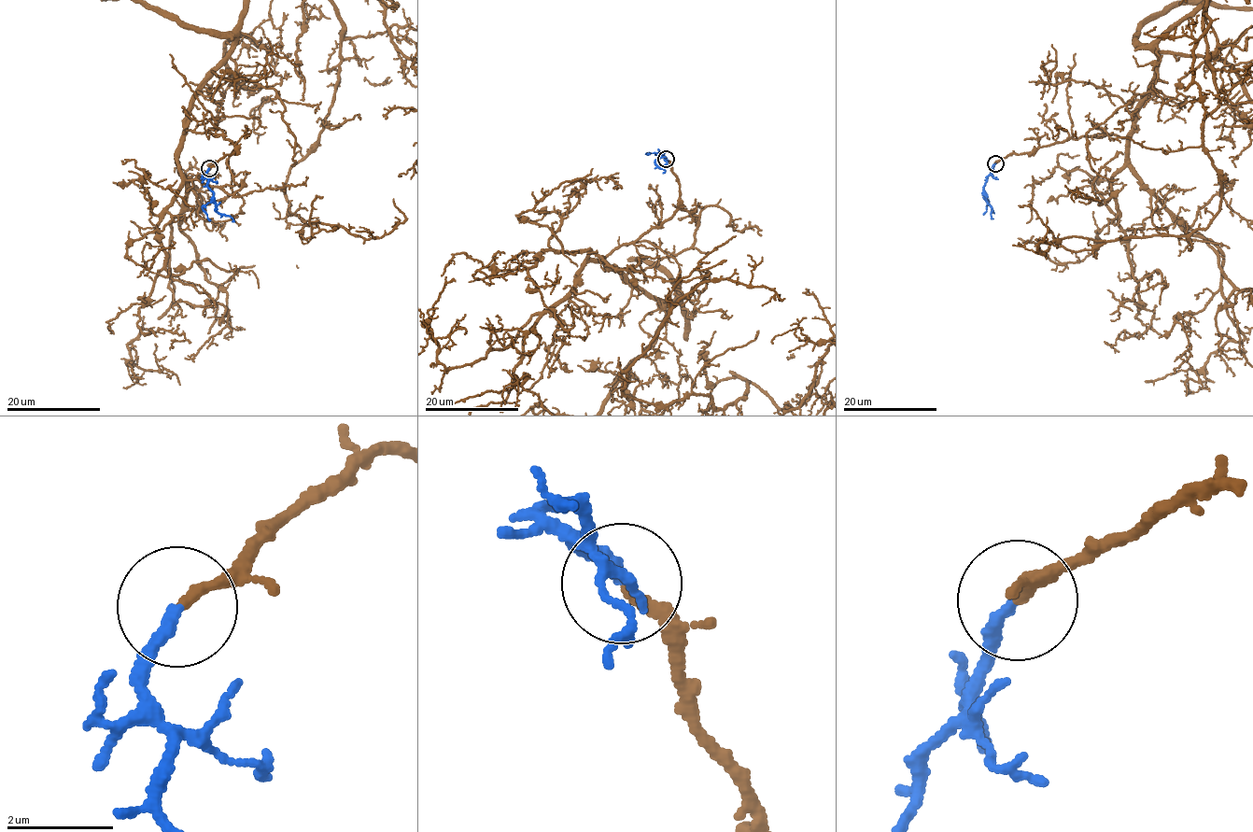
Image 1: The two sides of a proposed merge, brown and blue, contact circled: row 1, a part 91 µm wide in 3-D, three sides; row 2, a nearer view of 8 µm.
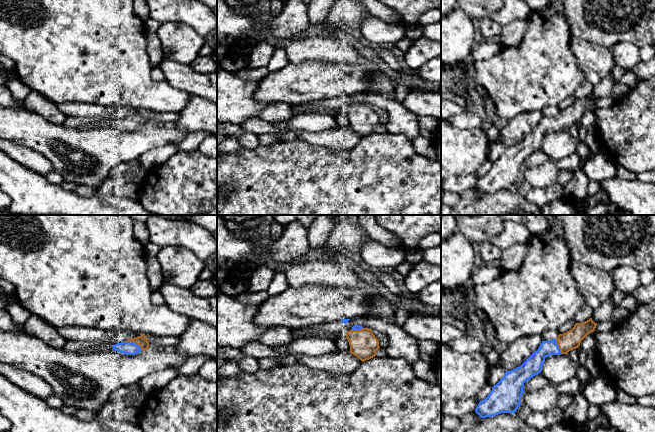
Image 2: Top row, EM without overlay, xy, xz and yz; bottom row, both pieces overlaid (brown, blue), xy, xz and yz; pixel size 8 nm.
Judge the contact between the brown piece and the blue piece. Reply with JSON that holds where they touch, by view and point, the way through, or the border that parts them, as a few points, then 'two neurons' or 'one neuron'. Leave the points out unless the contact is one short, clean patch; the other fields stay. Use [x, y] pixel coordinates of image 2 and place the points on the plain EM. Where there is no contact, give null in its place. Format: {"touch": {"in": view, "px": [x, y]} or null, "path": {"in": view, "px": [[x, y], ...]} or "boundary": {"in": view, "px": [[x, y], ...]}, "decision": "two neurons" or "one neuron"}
{"touch": {"in": "xy", "px": [134, 118]}, "decision": "one neuron"}

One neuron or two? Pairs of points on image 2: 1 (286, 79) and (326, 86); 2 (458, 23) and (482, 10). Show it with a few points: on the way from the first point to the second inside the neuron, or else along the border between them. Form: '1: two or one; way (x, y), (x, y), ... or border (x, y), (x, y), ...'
1: one; way (296, 82), (316, 82)
2: two; border (462, 10), (472, 19)

